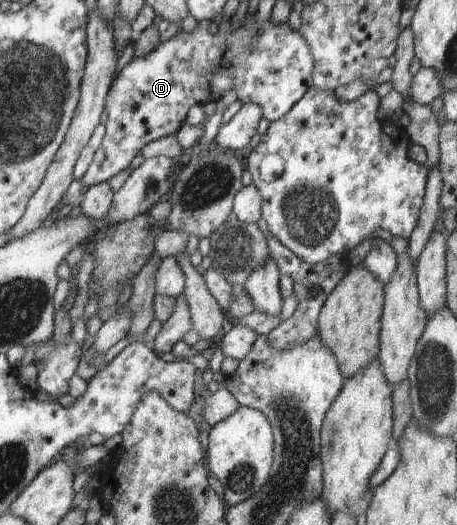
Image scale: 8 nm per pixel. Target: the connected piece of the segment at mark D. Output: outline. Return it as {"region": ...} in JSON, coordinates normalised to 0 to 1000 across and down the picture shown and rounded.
{"region":[[[477,30],[475,38],[464,42],[479,44],[479,57],[473,65],[462,65],[455,55],[460,40],[444,40],[433,44],[435,50],[422,61],[407,63],[403,59],[389,61],[374,76],[365,80],[350,82],[348,88],[337,95],[326,107],[317,110],[300,110],[293,107],[289,118],[278,122],[274,130],[258,141],[256,149],[249,149],[241,173],[236,175],[232,192],[232,213],[236,213],[236,229],[232,229],[230,238],[230,259],[223,267],[219,284],[210,290],[201,310],[197,312],[195,324],[184,331],[177,341],[182,349],[184,362],[201,356],[204,352],[214,352],[221,347],[236,347],[247,335],[254,335],[260,328],[282,320],[289,305],[298,297],[309,293],[311,282],[333,269],[346,267],[348,263],[359,263],[372,259],[374,255],[387,255],[387,250],[405,236],[409,215],[422,198],[440,198],[455,194],[477,192],[499,171],[514,170],[519,173],[519,190],[534,196],[554,196],[567,200],[573,206],[575,225],[591,230],[611,229],[621,223],[630,213],[674,177],[674,171],[683,166],[683,133],[685,133],[685,112],[678,101],[678,91],[672,82],[661,74],[654,61],[639,59],[628,42],[615,48],[600,48],[591,38],[578,51],[565,51],[556,34],[540,40],[538,50],[532,50],[534,40],[527,50],[514,59],[503,61],[501,53],[508,40],[490,40],[488,30]]]}

